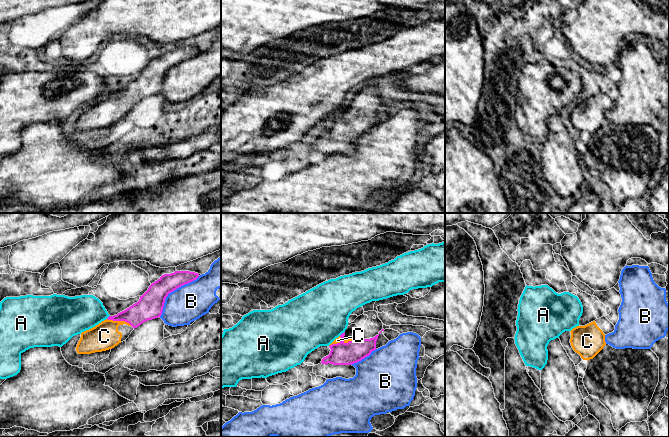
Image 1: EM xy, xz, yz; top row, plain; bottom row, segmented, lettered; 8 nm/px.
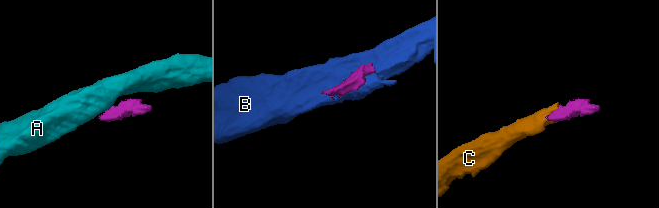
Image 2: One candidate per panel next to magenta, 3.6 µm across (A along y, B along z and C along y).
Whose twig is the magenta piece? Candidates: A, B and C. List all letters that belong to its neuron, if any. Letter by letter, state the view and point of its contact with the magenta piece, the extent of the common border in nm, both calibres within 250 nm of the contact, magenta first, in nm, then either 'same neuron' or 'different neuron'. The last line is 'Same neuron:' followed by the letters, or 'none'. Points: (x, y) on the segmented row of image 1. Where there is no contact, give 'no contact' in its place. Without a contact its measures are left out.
A: xz (342, 333) | 60 nm | 180/460 nm | different neuron
B: xy (172, 291) | 460 nm | 200/300 nm | different neuron
C: xy (119, 320) | 200 nm | 190/220 nm | same neuron
Same neuron: C

